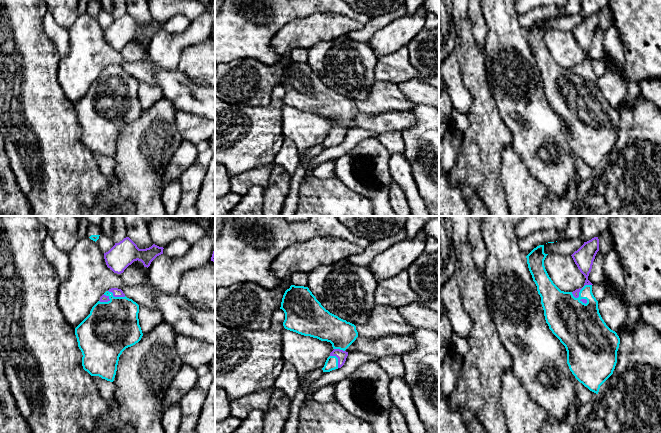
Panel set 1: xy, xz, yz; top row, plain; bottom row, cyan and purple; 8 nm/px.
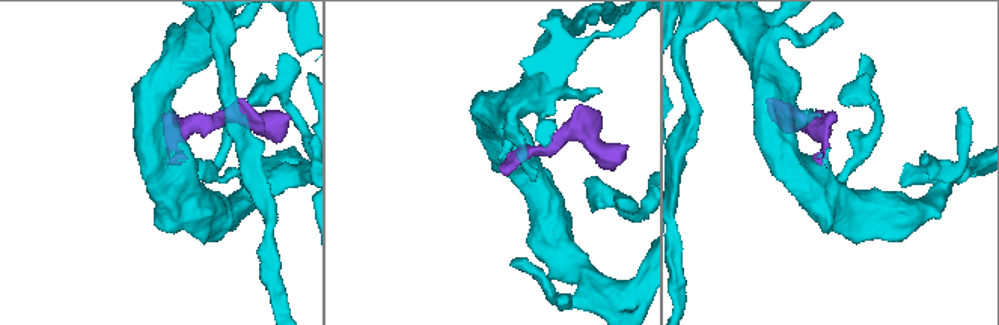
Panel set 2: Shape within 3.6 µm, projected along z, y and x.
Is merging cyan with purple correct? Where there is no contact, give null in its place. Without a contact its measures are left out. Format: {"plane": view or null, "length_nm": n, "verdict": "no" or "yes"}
{"plane": "yz", "length_nm": 180, "verdict": "yes"}

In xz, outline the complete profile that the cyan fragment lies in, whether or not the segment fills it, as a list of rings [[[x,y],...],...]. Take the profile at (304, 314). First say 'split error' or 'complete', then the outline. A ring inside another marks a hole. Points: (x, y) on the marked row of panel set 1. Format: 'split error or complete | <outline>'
split error | [[[291,285],[283,295],[281,307],[285,313],[283,326],[285,329],[296,332],[304,336],[317,338],[332,344],[333,351],[327,358],[323,372],[341,368],[348,356],[345,350],[356,340],[358,332],[356,326],[326,310],[316,299],[308,287]]]

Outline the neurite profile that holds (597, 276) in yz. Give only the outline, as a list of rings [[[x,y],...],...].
[[[597,253],[593,261],[591,272],[589,273],[588,280],[592,284],[603,284],[605,281],[605,273],[603,269],[604,254]]]

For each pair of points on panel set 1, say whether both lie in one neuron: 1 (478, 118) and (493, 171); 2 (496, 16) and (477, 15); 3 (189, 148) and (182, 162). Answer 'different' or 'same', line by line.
1: same
2: different
3: same

